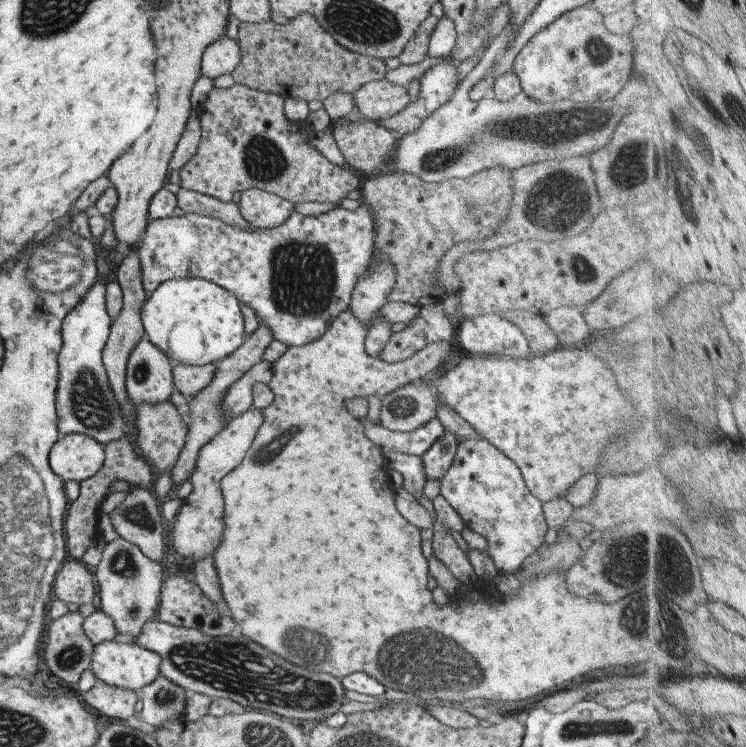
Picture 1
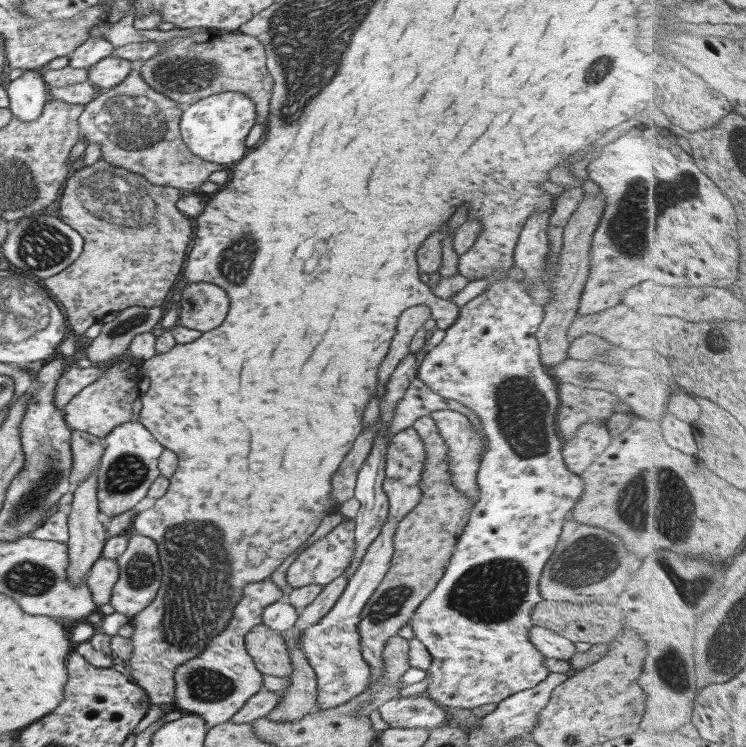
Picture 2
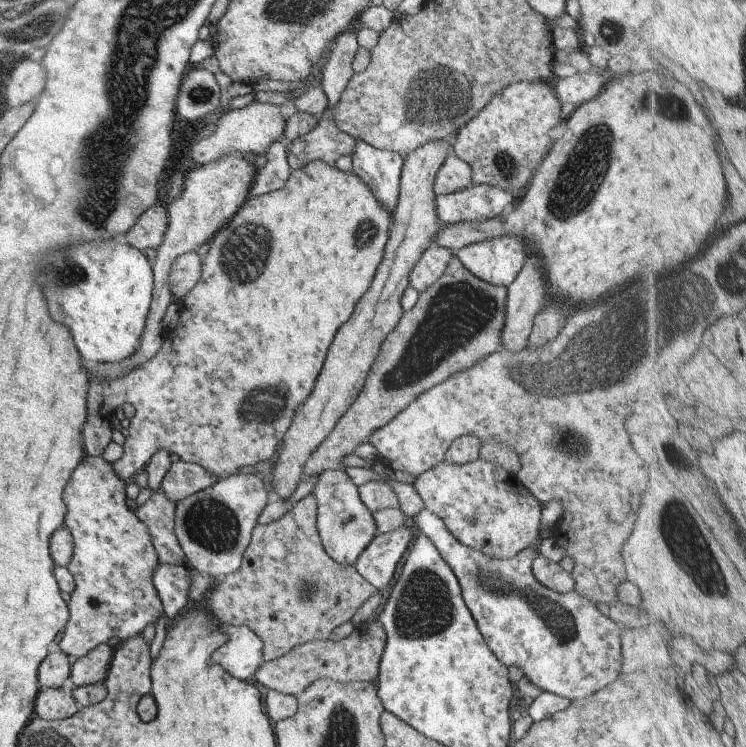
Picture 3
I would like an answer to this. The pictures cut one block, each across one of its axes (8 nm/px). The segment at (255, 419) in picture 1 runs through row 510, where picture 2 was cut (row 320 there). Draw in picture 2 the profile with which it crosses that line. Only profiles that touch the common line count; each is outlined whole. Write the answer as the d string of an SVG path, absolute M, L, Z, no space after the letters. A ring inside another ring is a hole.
M208 282L187 283L178 301L177 324L191 330L207 332L221 324L227 314L227 293Z

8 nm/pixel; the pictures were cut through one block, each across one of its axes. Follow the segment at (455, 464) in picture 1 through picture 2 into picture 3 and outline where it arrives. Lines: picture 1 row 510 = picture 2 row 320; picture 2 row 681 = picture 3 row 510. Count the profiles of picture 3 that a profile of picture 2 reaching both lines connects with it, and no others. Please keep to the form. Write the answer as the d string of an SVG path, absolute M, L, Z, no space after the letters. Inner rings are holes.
M482 456L460 465L441 461L435 468L416 475L411 486L424 508L443 521L455 540L487 558L513 558L531 544L538 546L540 543L539 512L543 513L543 504L537 502L513 475L503 472L499 466L491 466Z

